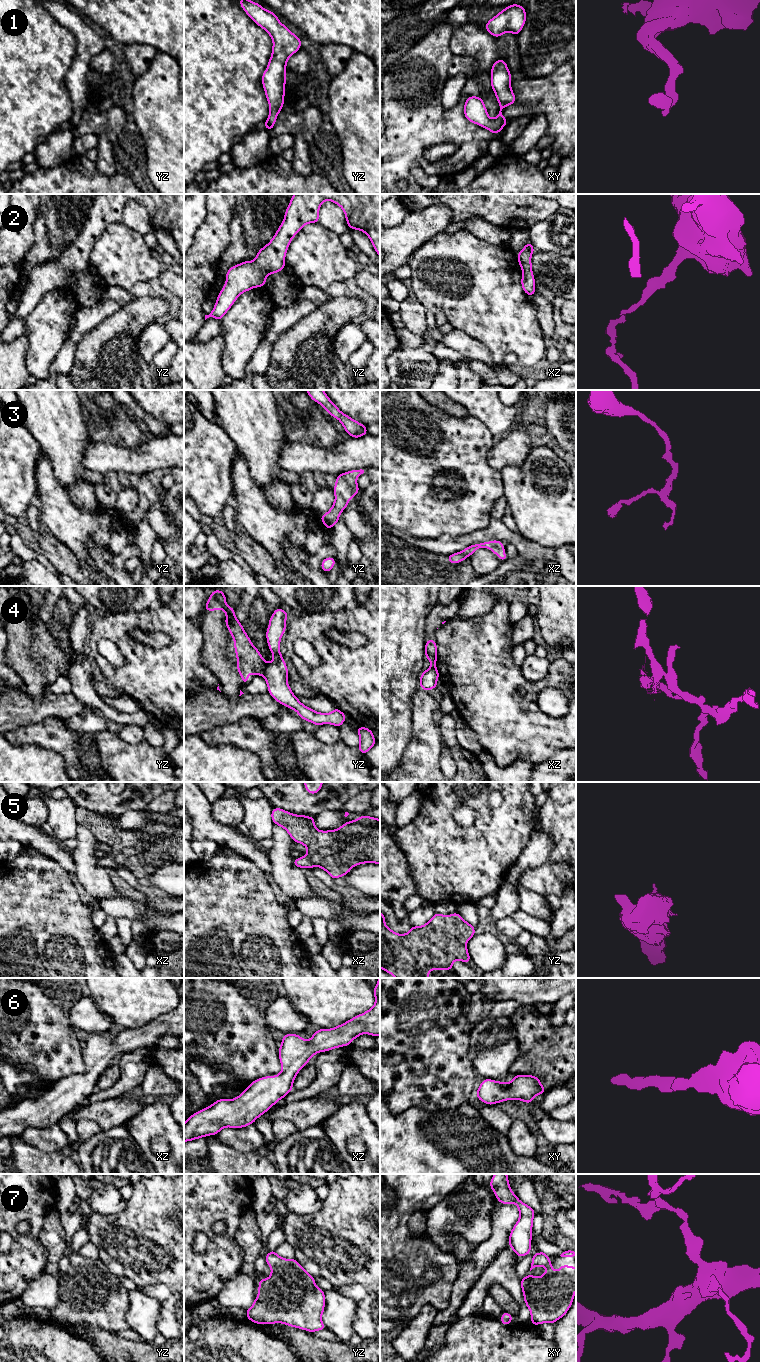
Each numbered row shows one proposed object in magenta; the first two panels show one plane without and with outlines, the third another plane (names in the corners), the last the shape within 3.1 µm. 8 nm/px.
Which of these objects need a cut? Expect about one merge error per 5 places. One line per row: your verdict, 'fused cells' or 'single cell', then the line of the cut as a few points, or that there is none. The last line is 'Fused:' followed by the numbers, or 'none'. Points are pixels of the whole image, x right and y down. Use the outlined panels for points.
1: single cell | no cut
2: single cell | no cut
3: single cell | no cut
4: fused cells | yz (267, 663), (260, 673)
5: single cell | no cut
6: single cell | no cut
7: single cell | no cut
Fused: 4

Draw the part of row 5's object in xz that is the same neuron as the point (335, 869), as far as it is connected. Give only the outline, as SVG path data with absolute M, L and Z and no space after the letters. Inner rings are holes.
M273 808L271 819L274 824L283 827L292 840L307 847L307 855L293 860L294 866L298 868L313 868L318 866L324 869L330 877L337 879L349 873L351 869L359 864L376 863L380 864L380 819L362 815L361 817L344 823L335 830L321 831L315 827L315 817L295 815L281 808Z

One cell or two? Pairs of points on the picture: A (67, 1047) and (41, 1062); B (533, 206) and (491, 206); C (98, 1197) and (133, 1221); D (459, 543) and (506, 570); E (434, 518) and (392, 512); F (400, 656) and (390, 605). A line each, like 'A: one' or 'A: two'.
A: one
B: one
C: two
D: two
E: one
F: one

